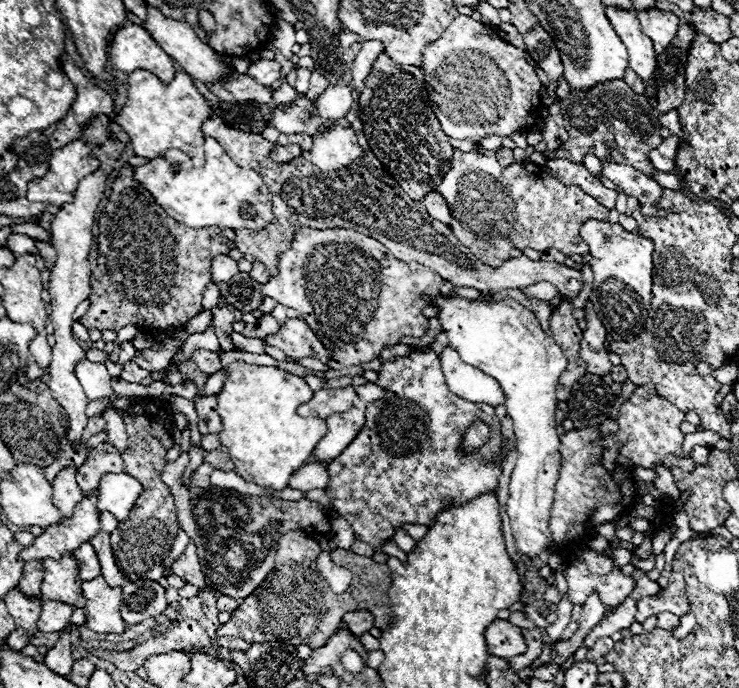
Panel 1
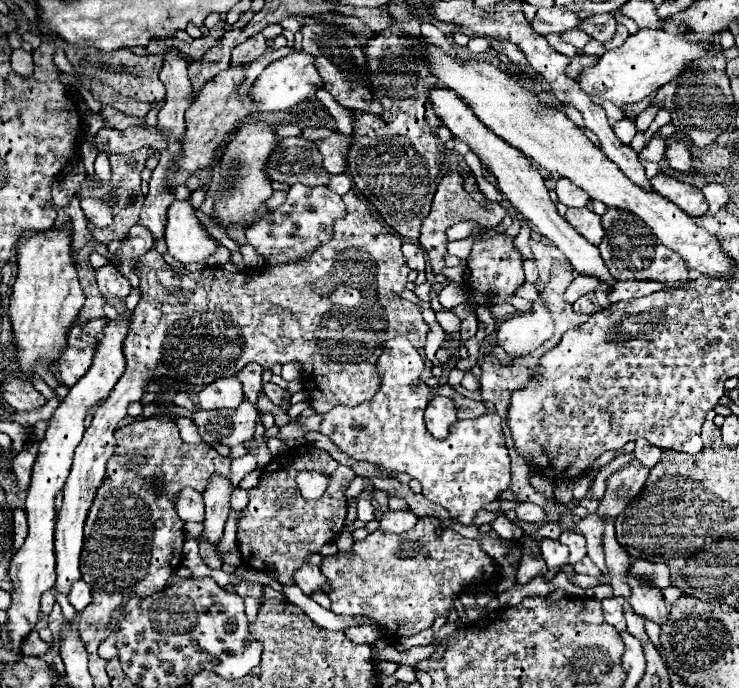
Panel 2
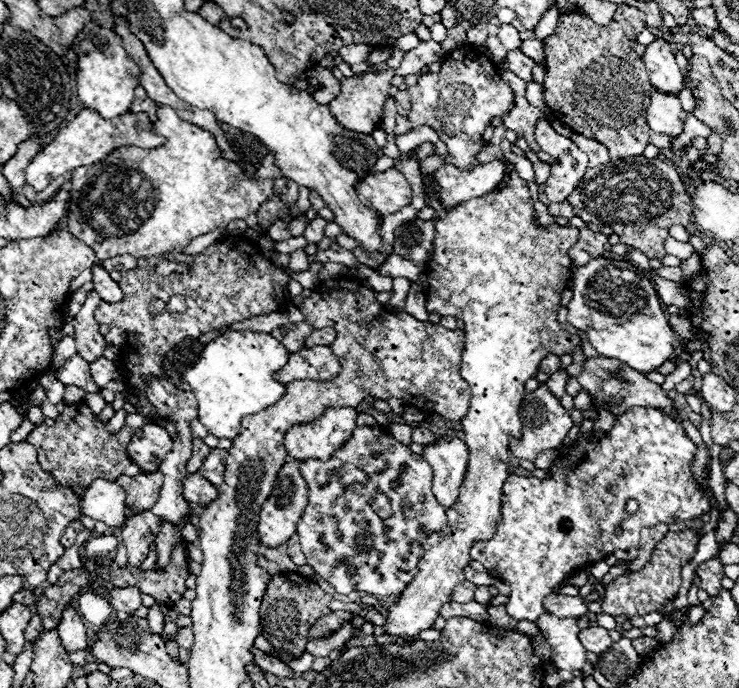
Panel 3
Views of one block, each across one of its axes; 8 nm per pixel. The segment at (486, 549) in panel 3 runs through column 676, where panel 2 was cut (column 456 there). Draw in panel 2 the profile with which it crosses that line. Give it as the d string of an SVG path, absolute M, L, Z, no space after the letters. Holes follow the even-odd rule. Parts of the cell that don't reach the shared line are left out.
M394 338L386 342L378 358L378 368L382 370L378 394L362 406L336 406L324 414L320 432L358 462L378 464L382 472L410 474L422 484L422 496L444 506L454 520L470 526L482 506L494 502L510 484L510 456L502 434L502 420L498 414L462 420L452 426L446 440L434 440L422 420L430 398L428 386L418 380L422 366L424 360L410 340ZM356 424L362 424L364 430L354 430Z

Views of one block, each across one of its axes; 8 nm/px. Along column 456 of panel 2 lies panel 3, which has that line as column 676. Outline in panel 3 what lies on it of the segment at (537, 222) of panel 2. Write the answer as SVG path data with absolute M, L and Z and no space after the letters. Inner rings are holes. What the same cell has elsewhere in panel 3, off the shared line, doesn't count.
M654 90L650 104L652 106L648 106L648 126L652 126L652 132L678 138L686 120L686 112L682 110L678 96L666 96Z

